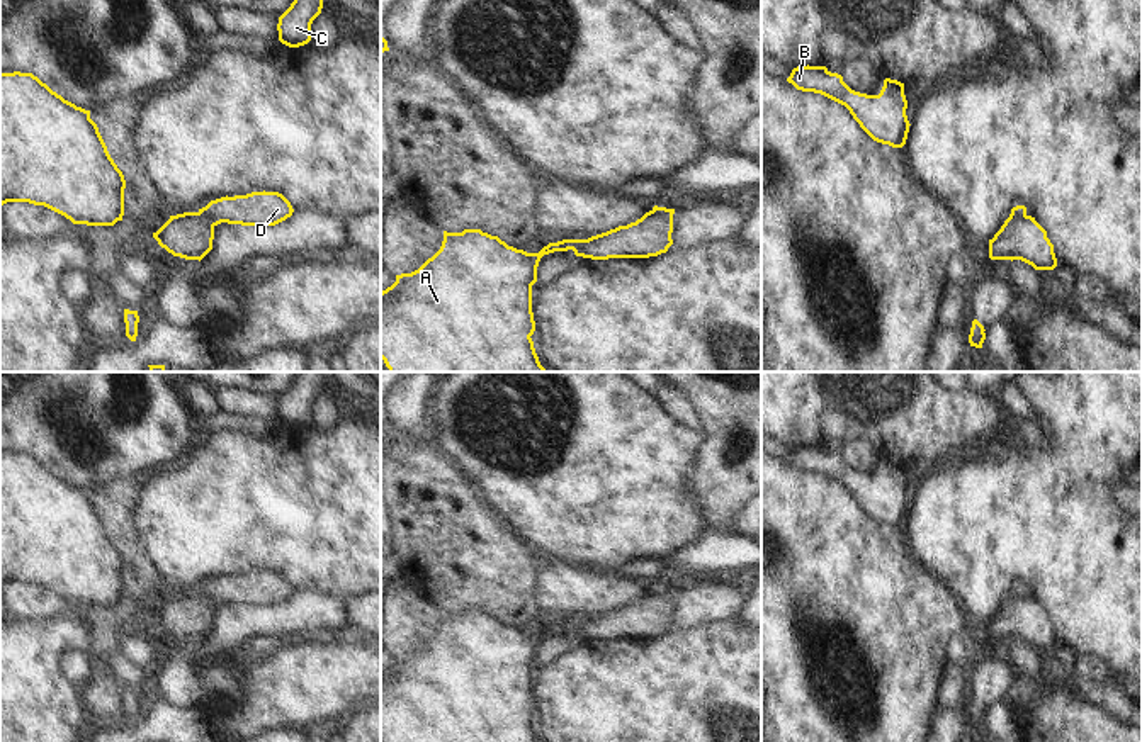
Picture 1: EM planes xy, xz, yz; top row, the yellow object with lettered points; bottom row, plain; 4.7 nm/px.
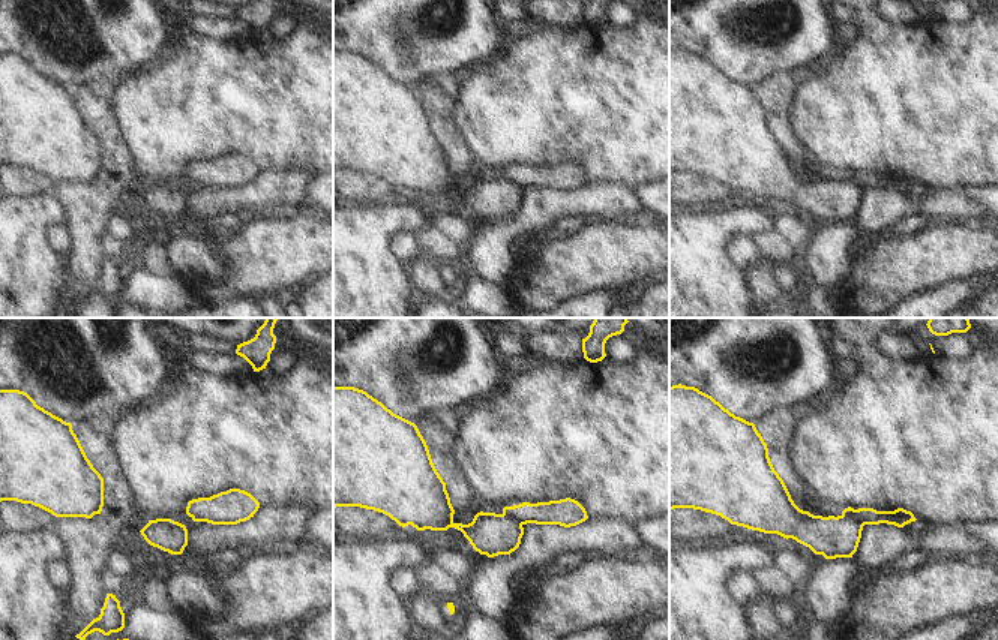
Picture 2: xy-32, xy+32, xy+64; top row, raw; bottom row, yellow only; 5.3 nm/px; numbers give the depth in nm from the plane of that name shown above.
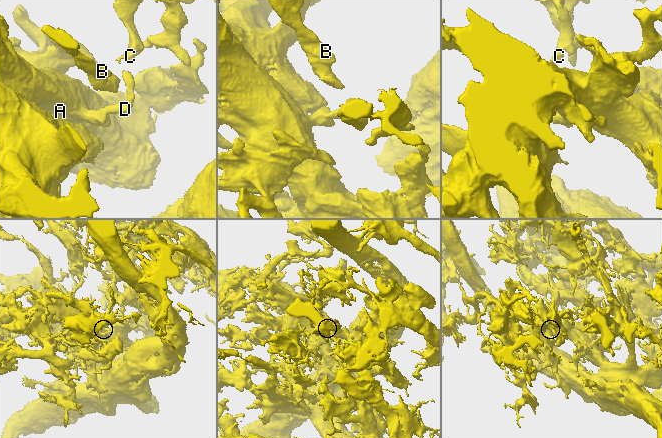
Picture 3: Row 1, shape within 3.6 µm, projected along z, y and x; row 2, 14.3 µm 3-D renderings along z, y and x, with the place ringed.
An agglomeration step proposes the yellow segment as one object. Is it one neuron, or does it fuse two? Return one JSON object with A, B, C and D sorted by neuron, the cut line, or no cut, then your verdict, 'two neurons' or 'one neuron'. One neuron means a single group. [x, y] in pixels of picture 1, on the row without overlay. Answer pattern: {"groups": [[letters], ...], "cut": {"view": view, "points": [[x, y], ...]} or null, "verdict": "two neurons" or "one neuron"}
{"groups": [["A", "B", "C"], ["D"]], "cut": {"view": "xy", "points": [[197, 593], [214, 605]]}, "verdict": "two neurons"}

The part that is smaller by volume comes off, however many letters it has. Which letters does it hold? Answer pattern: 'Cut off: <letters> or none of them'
Cut off: D

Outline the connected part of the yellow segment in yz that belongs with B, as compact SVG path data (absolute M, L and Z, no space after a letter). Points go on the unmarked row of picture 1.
M797 447L787 458L797 470L821 474L845 486L860 508L877 523L902 528L909 513L904 464L885 458L879 475L851 470L843 457L826 447Z

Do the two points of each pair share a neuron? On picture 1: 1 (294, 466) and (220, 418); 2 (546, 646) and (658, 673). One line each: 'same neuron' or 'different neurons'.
1: different neurons
2: different neurons

